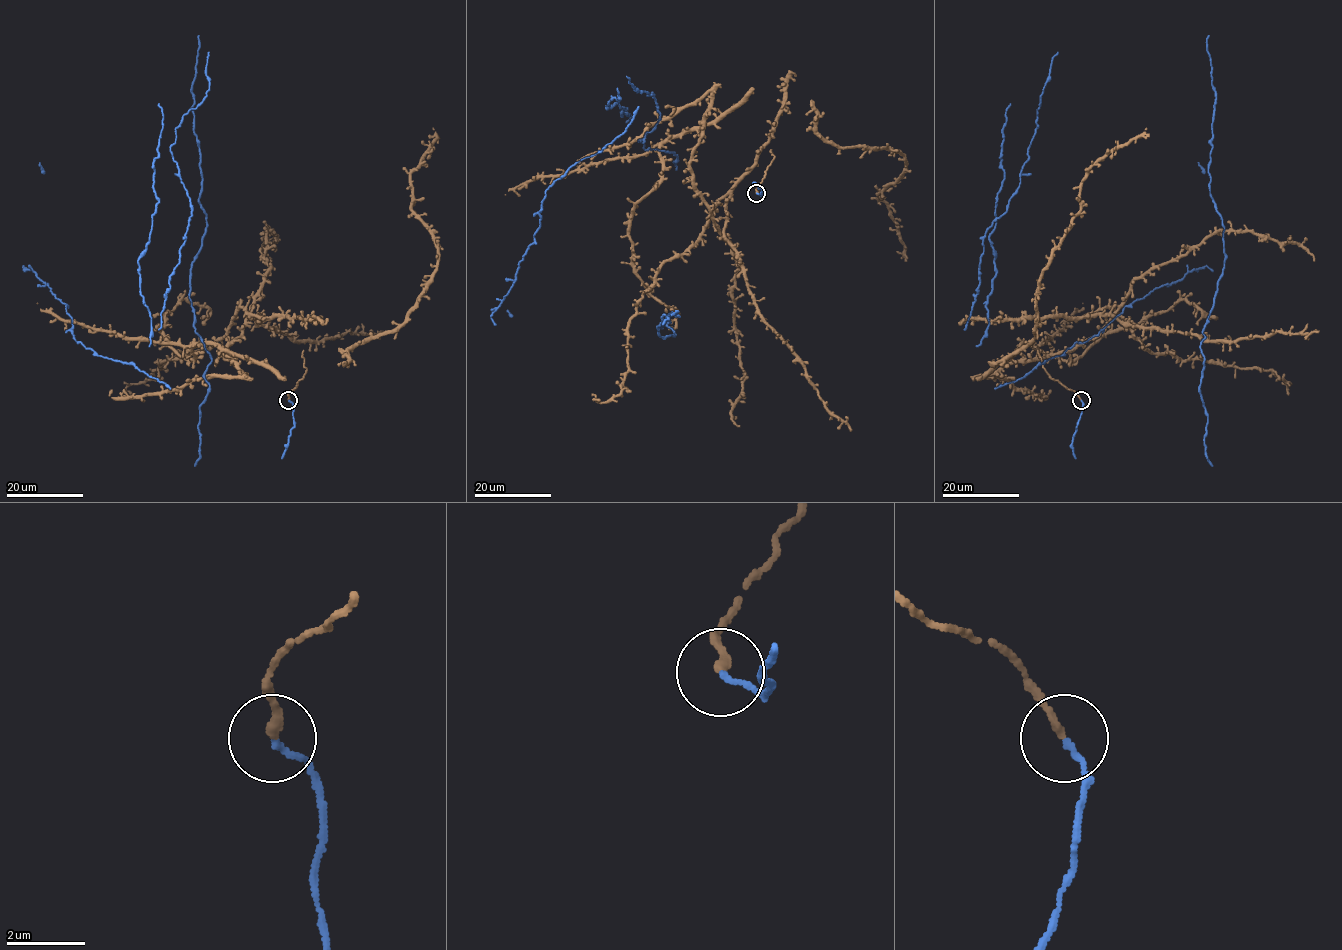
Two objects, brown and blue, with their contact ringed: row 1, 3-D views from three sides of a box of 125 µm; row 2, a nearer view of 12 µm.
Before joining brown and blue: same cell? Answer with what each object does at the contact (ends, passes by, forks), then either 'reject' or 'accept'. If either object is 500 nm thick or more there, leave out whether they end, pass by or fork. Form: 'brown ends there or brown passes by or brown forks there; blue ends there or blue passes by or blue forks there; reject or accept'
brown ends there; blue ends there; accept

